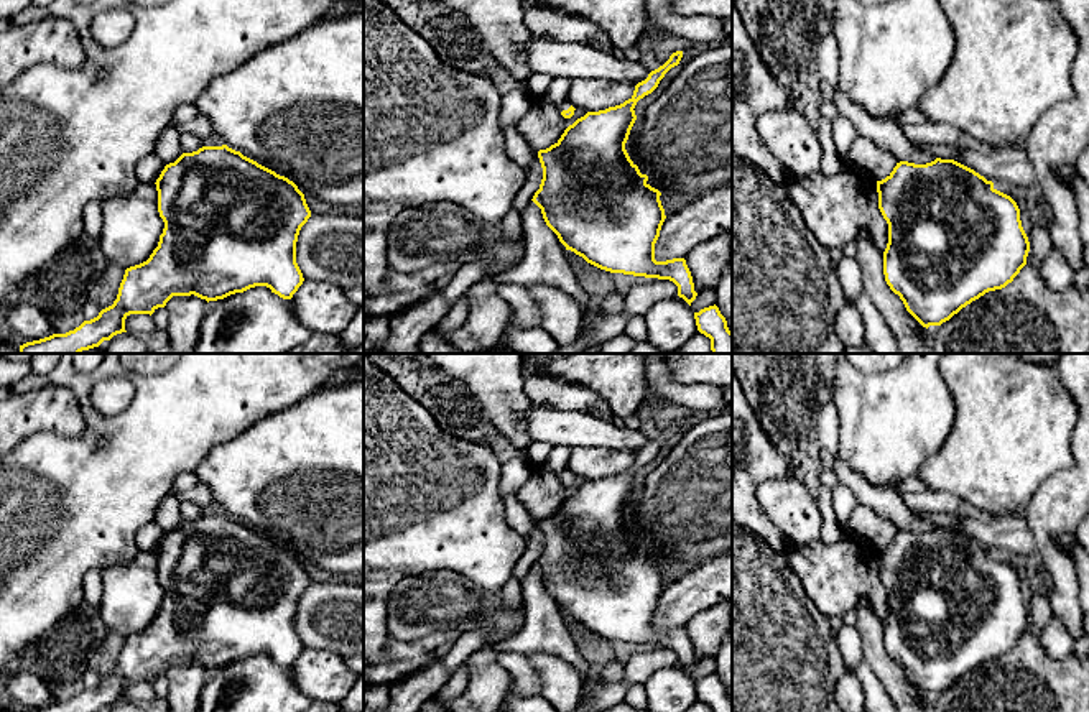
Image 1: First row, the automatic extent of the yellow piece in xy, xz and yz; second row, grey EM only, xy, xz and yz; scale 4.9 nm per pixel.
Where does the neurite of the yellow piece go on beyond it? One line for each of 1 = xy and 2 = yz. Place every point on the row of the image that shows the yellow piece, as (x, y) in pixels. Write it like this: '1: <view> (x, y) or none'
1: none
2: none

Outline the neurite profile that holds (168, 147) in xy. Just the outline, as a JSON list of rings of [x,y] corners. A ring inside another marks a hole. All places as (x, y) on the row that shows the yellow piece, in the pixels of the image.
[[[171,122],[160,135],[155,153],[165,164],[174,163],[181,155],[181,130],[179,125]]]

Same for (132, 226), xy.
[[[138,183],[128,196],[104,201],[102,214],[99,247],[107,261],[125,270],[146,261],[165,229],[156,184]]]

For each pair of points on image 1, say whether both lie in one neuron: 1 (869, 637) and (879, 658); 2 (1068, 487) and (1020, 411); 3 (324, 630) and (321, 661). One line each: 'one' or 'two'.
1: one
2: two
3: two

